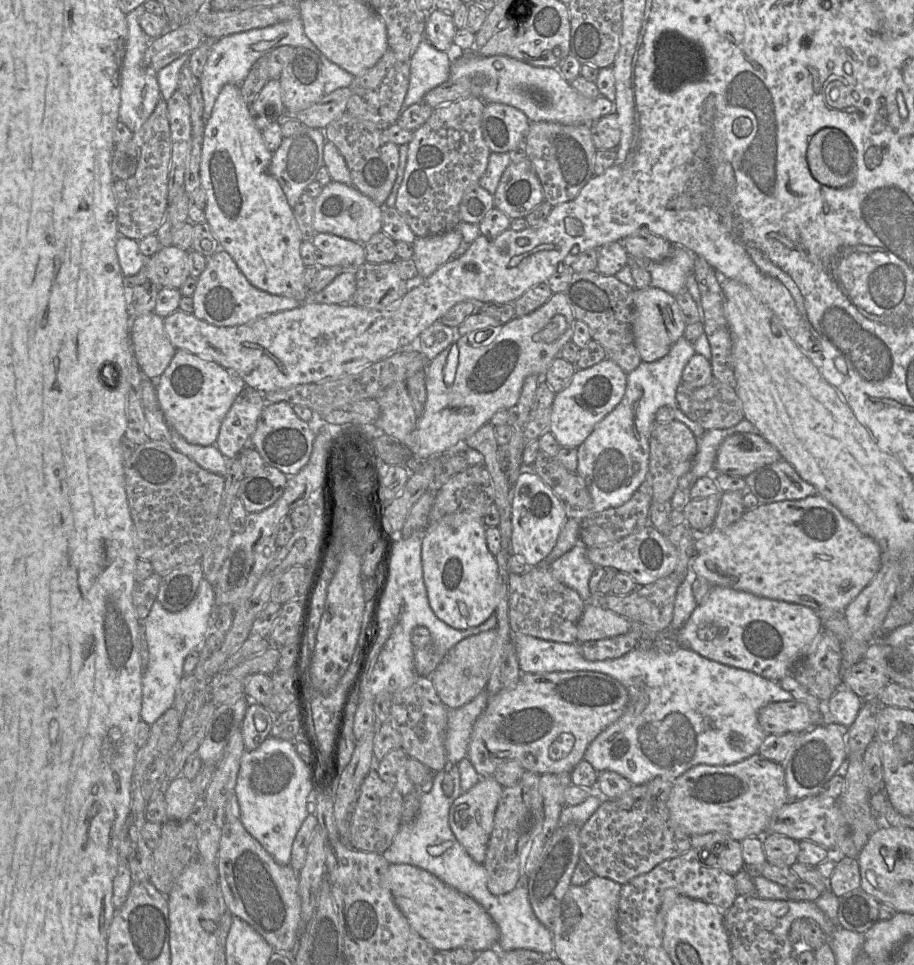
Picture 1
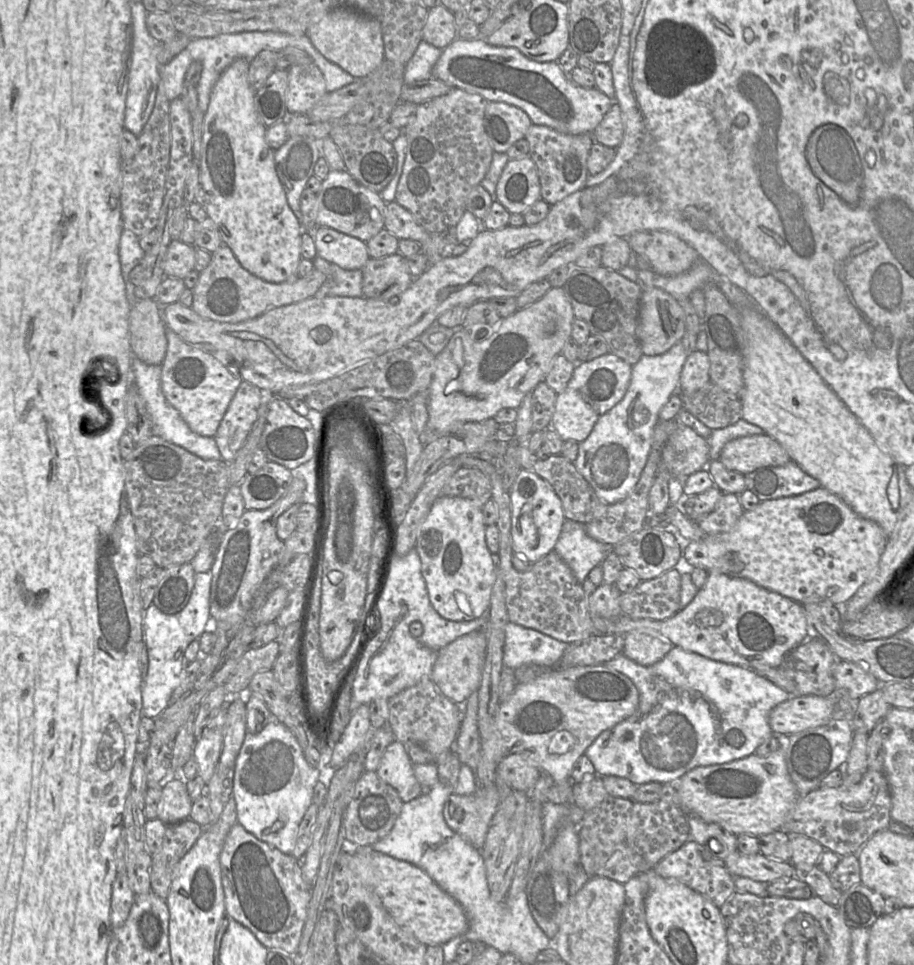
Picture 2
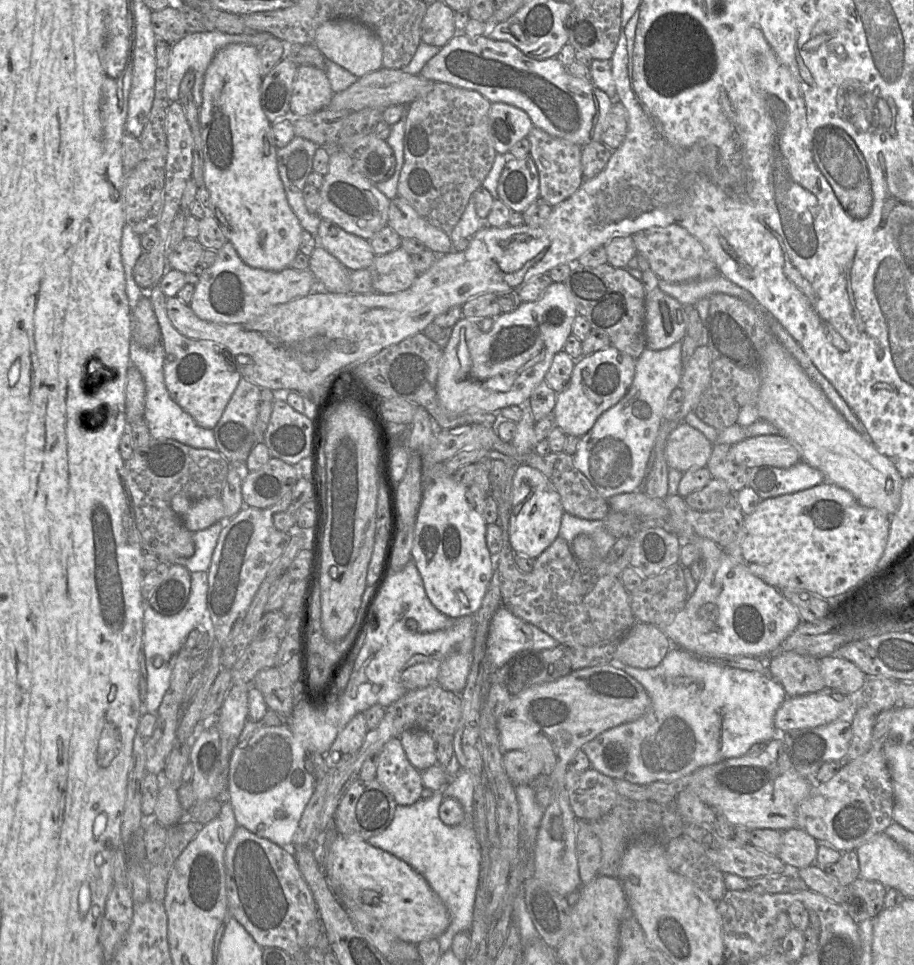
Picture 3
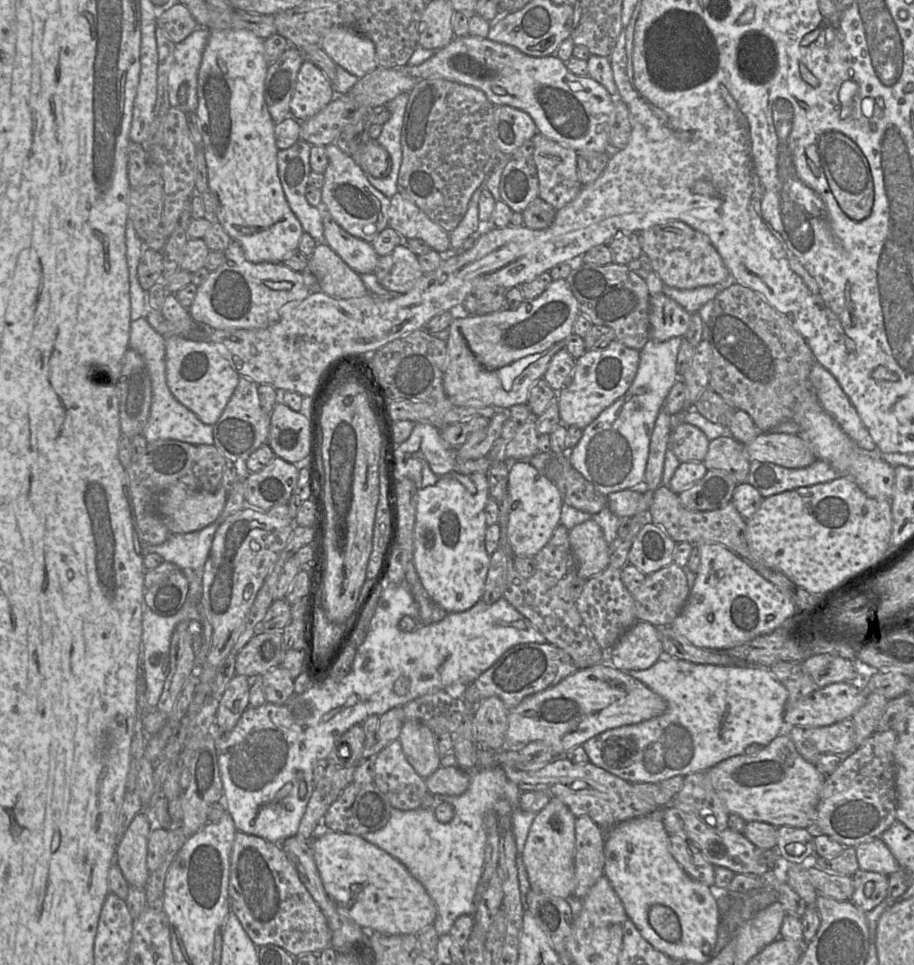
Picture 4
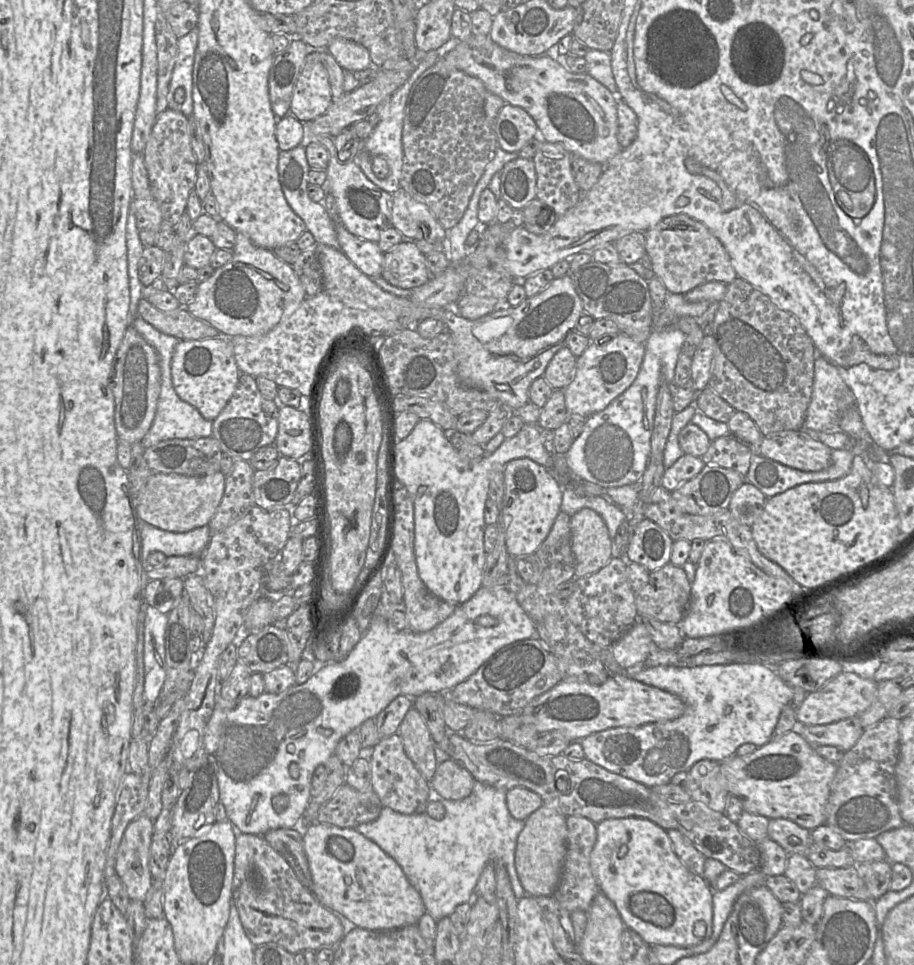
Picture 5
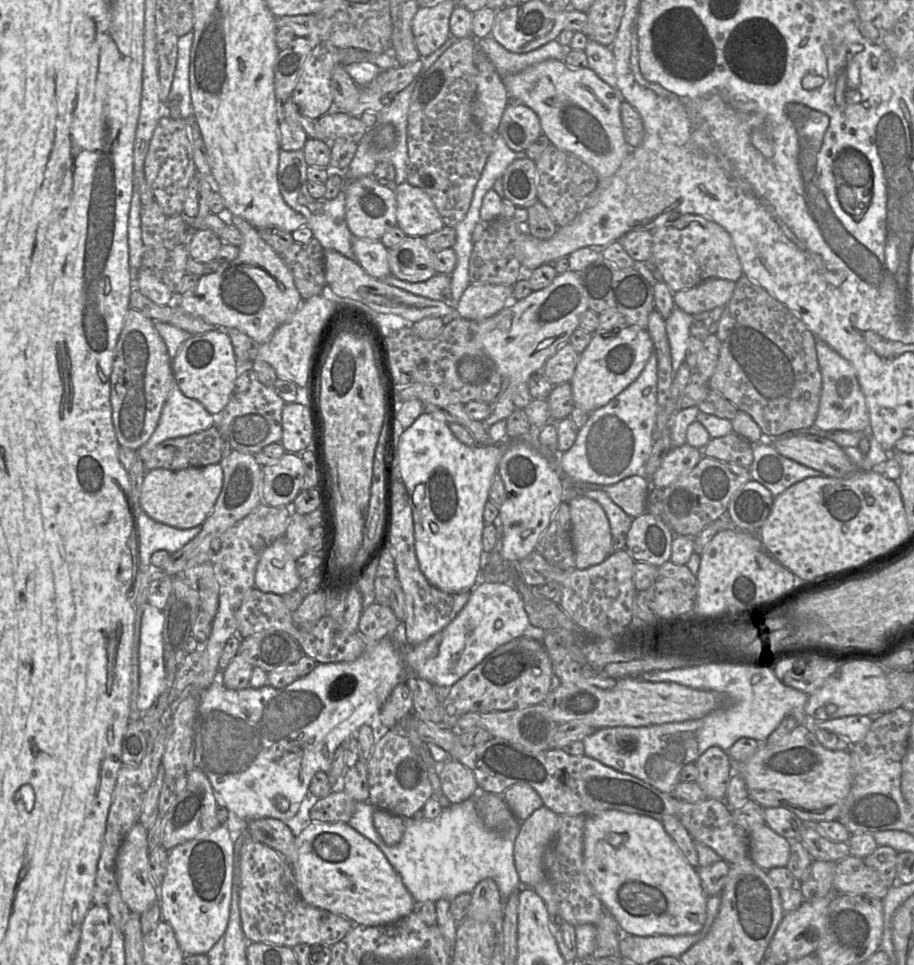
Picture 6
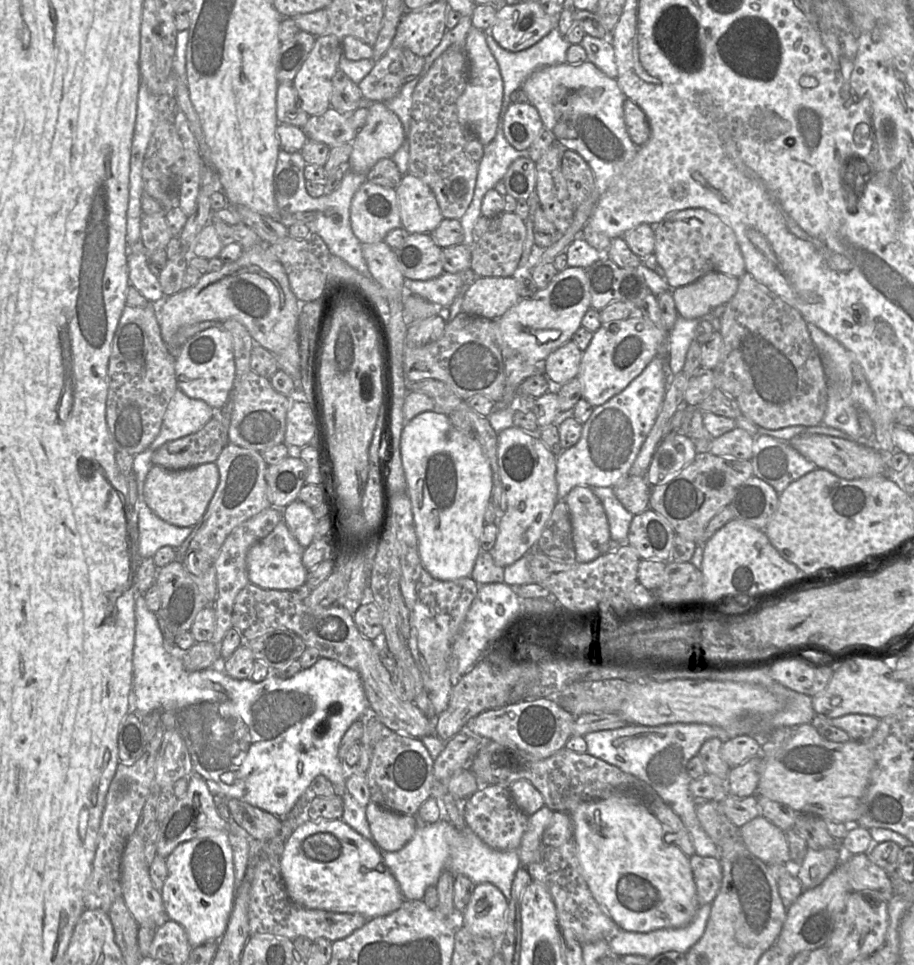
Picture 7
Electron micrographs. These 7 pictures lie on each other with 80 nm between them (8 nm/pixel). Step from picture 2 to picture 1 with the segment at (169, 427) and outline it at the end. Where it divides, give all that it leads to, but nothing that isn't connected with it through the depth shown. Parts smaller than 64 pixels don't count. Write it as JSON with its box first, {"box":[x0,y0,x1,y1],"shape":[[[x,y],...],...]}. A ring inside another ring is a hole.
{"box":[172,430,227,476],"shape":[[[172,430],[172,444],[176,450],[187,455],[203,469],[226,476],[227,462],[216,445],[201,446],[187,442],[179,433]]]}

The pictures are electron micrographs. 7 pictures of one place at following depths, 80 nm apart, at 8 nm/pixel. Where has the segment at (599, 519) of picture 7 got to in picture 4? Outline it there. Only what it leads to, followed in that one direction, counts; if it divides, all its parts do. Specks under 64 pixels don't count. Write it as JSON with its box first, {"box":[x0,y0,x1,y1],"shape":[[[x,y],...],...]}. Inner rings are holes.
{"box":[569,520,609,580],"shape":[[[594,520],[569,530],[569,542],[578,565],[577,577],[587,580],[609,566],[609,544]]]}

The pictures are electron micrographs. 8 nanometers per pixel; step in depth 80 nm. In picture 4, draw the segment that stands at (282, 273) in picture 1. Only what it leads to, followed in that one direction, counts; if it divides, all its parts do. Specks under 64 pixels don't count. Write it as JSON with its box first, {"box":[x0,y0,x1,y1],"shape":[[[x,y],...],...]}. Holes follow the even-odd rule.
{"box":[195,30,303,263],"shape":[[[210,30],[198,71],[198,107],[195,111],[203,138],[209,190],[216,200],[216,219],[232,239],[237,240],[248,261],[283,263],[298,249],[303,227],[292,212],[278,176],[273,121],[264,99],[264,81],[268,64],[264,39],[248,30]]]}

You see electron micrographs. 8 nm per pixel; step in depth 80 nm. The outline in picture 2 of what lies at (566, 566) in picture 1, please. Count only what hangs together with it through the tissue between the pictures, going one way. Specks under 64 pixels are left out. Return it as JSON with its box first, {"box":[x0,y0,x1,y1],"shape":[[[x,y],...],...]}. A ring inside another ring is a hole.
{"box":[554,519,610,584],"shape":[[[565,519],[554,551],[582,584],[589,572],[601,565],[610,547],[591,538],[586,533],[585,524]]]}

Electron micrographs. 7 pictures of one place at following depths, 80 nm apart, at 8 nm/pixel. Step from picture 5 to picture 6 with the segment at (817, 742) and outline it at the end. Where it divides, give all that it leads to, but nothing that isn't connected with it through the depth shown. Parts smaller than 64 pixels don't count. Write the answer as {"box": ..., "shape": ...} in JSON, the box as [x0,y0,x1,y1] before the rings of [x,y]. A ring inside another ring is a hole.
{"box":[812,715,874,746],"shape":[[[853,715],[827,721],[813,721],[812,728],[822,728],[835,734],[844,736],[850,746],[862,741],[867,735],[874,717]]]}

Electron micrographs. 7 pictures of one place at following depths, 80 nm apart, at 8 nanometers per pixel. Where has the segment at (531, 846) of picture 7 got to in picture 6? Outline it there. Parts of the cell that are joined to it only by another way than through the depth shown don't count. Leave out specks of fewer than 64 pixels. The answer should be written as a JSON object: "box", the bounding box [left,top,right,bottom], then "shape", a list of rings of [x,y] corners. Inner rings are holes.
{"box":[514,805,559,889],"shape":[[[544,805],[521,821],[514,844],[514,862],[522,887],[534,889],[544,879],[544,854],[558,828],[559,815]]]}

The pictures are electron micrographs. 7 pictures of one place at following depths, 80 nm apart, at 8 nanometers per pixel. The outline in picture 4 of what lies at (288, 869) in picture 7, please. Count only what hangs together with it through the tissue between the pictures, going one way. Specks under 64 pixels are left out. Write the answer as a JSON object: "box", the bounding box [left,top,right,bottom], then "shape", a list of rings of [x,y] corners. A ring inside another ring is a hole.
{"box":[311,822,437,934],"shape":[[[322,822],[311,839],[313,856],[324,888],[339,911],[369,932],[414,934],[433,925],[437,909],[425,887],[396,858],[362,836],[326,830]]]}

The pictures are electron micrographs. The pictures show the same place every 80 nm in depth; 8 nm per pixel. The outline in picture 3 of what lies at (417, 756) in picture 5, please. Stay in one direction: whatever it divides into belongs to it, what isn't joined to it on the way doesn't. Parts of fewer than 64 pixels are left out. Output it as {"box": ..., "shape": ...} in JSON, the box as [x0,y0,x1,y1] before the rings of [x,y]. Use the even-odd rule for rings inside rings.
{"box":[399,728,438,772],"shape":[[[410,728],[399,735],[403,749],[410,763],[422,772],[438,764],[437,746],[430,733],[419,728]]]}

